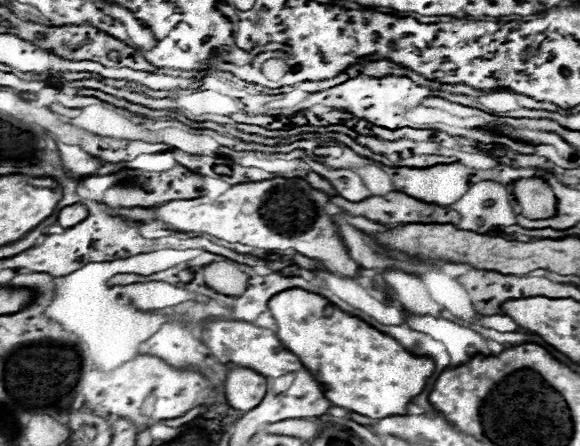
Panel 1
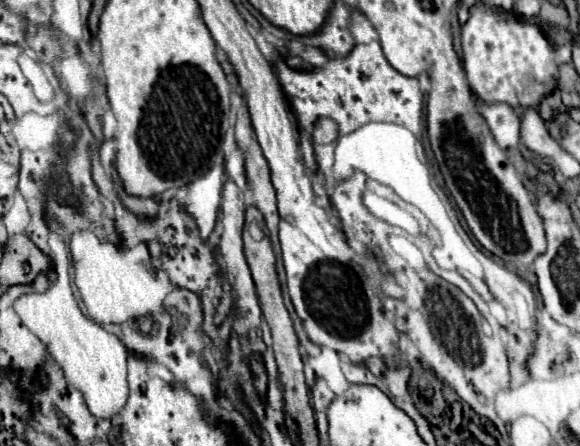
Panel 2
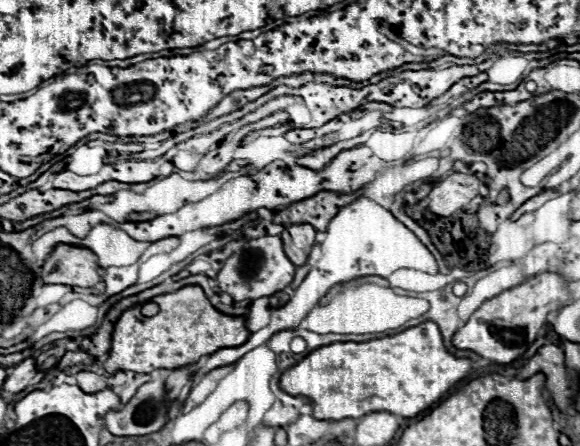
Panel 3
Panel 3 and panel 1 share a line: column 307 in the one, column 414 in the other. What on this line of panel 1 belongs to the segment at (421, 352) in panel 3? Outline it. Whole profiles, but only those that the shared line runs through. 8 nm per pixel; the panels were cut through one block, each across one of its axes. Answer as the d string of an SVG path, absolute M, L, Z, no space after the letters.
M288 288L274 294L268 300L268 310L276 320L278 326L276 336L280 344L292 354L296 354L298 360L304 364L304 368L310 374L314 374L314 378L320 384L324 384L322 392L334 406L358 412L374 420L392 414L406 414L406 406L414 396L418 396L424 390L426 380L434 372L432 360L420 360L418 356L412 356L406 348L400 348L396 340L388 340L388 336L384 336L380 330L376 330L374 326L366 324L356 316L342 312L320 294L312 294L302 288Z

